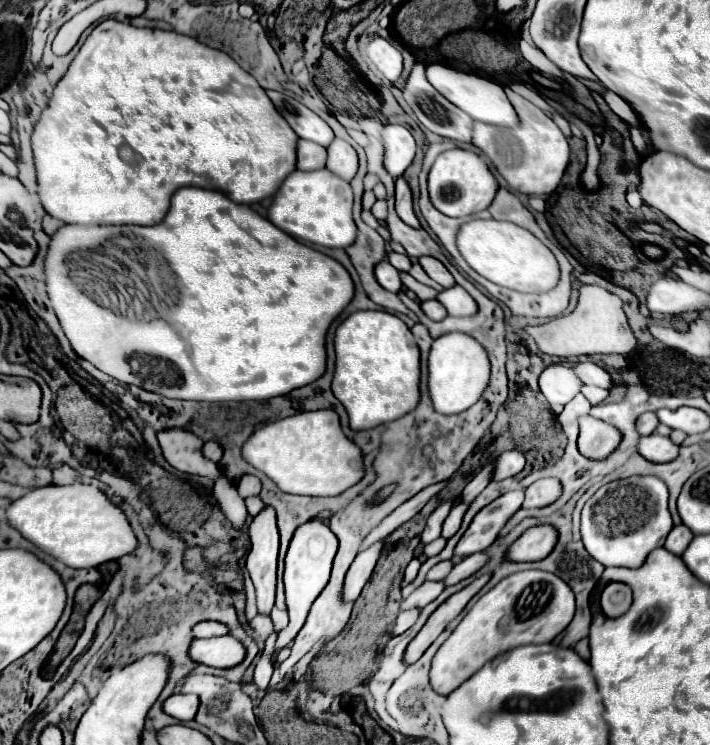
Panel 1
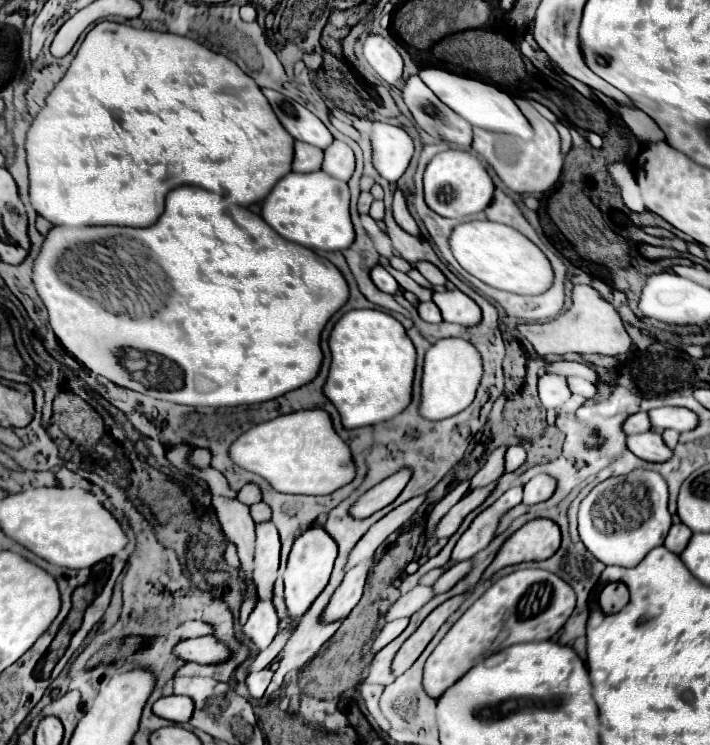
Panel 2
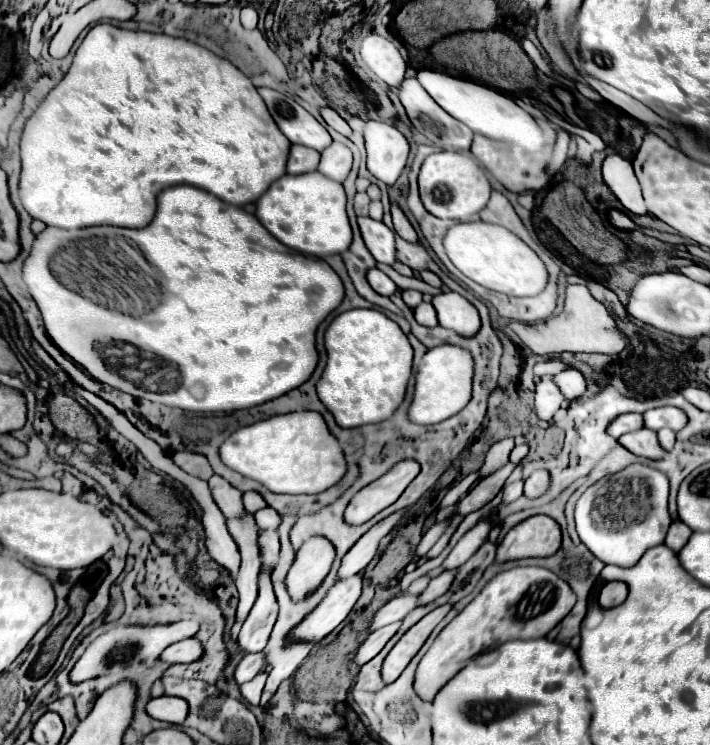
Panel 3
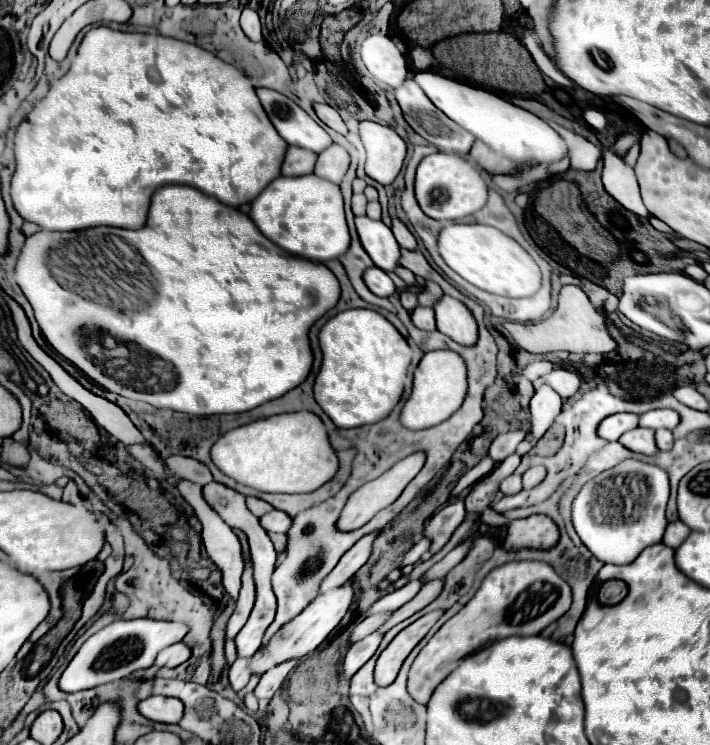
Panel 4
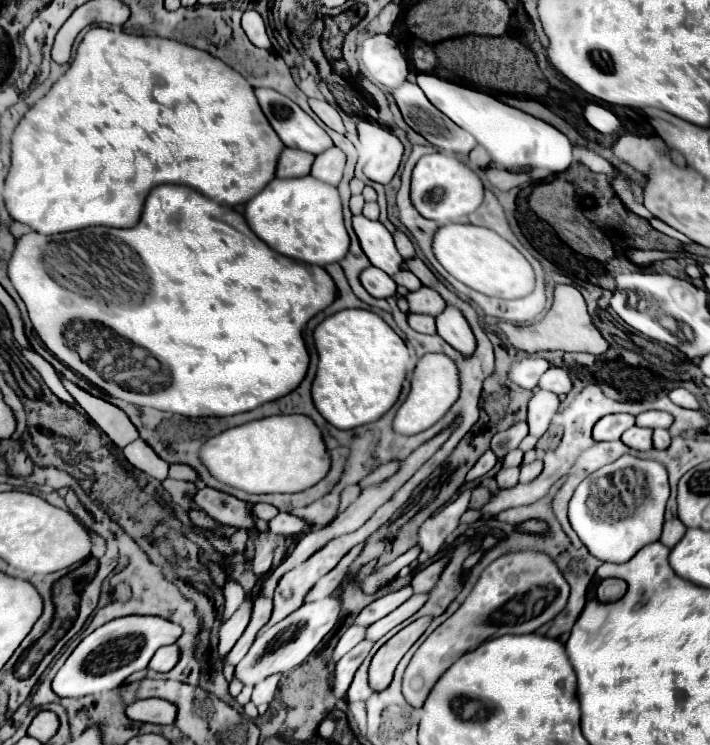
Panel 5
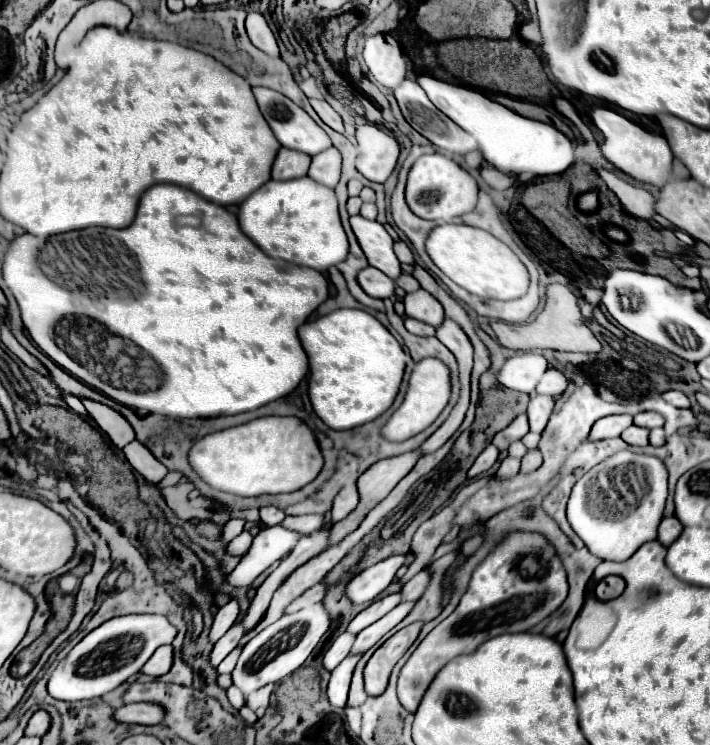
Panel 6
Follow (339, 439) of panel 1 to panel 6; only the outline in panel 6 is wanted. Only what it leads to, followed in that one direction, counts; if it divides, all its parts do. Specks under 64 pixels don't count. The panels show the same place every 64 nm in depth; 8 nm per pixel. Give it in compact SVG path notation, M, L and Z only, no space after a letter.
M264 416L212 432L190 448L188 462L208 486L238 496L294 492L312 482L324 464L312 430L294 416Z

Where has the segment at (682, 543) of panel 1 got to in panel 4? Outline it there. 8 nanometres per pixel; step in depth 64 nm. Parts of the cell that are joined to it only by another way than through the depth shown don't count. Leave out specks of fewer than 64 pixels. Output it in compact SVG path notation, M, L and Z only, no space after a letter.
M676 520L676 522L670 522L666 526L666 532L664 532L662 542L668 544L670 548L678 548L686 540L688 534L690 534L690 528L686 524L682 524L680 520Z

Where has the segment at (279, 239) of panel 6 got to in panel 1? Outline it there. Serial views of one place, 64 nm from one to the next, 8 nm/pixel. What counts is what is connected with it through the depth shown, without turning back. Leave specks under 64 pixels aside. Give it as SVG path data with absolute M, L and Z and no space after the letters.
M326 168L322 170L314 170L314 172L300 172L294 170L278 188L278 192L274 194L274 202L268 208L268 220L280 228L282 232L316 244L316 246L326 246L326 248L348 248L354 240L356 240L356 224L352 220L352 188L346 180L334 176L332 172L328 172Z

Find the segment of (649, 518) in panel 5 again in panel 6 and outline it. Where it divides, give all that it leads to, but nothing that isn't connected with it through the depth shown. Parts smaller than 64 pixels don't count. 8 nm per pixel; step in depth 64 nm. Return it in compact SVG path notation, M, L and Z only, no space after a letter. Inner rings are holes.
M630 450L616 452L608 460L588 470L572 488L568 500L568 522L582 538L586 548L602 560L624 562L644 542L656 540L656 530L662 520L664 502L668 496L668 472L660 458L634 454ZM620 474L636 474L636 482L622 482Z

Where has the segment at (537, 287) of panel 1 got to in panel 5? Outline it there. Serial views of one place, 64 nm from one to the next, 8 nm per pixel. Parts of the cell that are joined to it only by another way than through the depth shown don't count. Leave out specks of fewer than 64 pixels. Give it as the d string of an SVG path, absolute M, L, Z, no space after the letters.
M472 224L440 226L432 240L432 252L456 280L480 294L514 300L534 290L534 272L528 260L510 242L488 228Z

